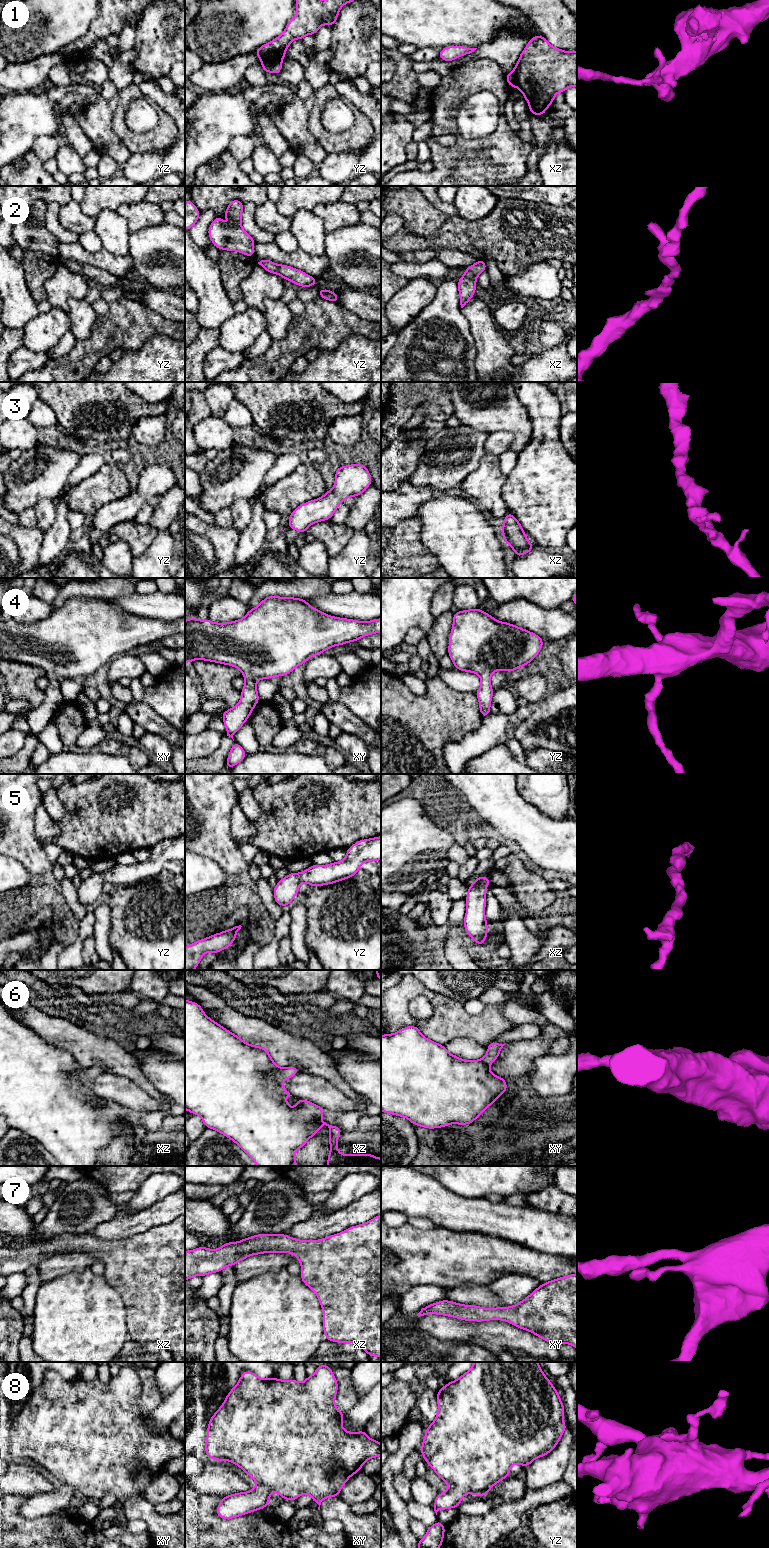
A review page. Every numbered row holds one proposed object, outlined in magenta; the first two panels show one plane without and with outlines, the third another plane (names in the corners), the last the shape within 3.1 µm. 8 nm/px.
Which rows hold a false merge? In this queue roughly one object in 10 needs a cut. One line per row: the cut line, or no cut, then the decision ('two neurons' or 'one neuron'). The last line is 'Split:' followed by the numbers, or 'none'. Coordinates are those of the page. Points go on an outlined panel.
1: cut yz (281, 60), (271, 60), (262, 63); two neurons
2: cut none; one neuron
3: cut none; one neuron
4: cut none; one neuron
5: cut none; one neuron
6: cut none; one neuron
7: cut none; one neuron
8: cut none; one neuron
Split: 1

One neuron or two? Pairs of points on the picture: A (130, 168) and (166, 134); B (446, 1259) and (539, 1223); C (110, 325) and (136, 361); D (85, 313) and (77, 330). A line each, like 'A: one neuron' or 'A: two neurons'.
A: two neurons
B: two neurons
C: two neurons
D: one neuron

